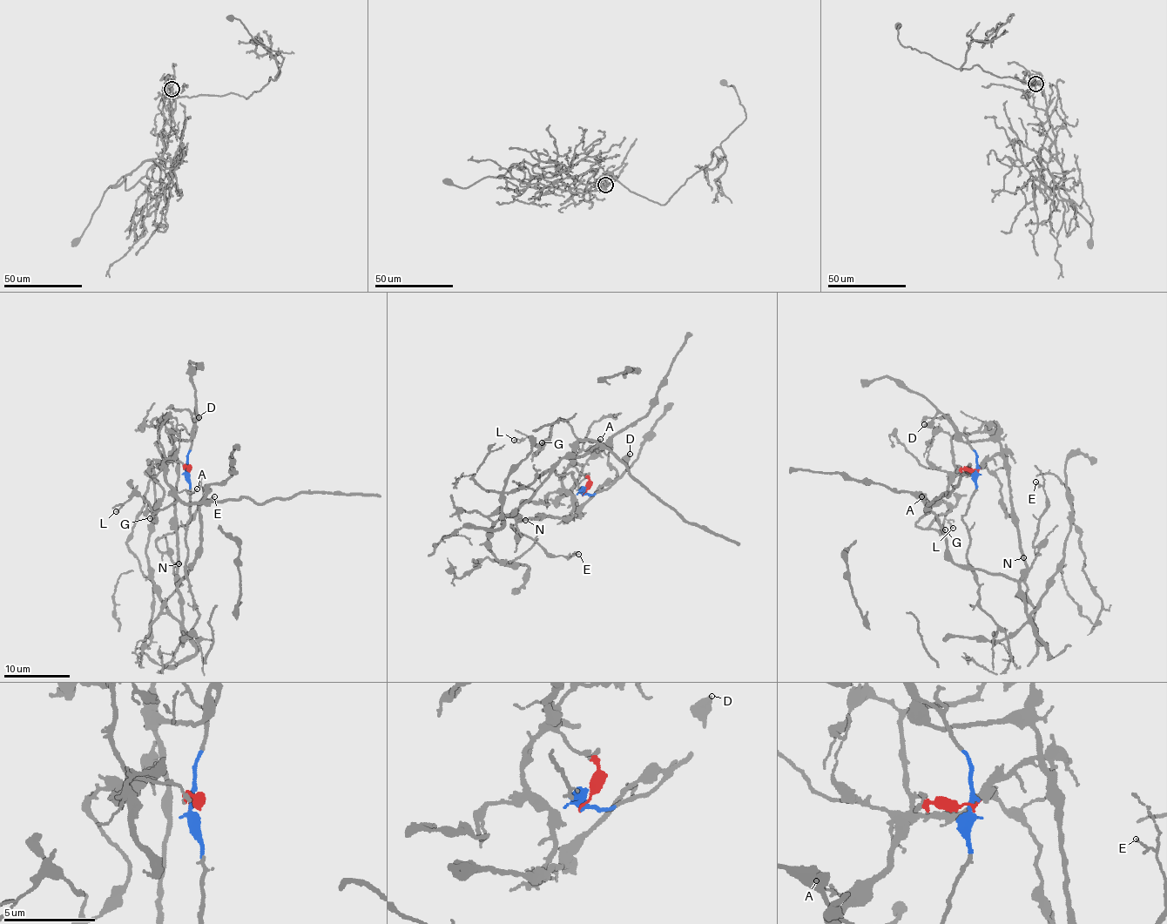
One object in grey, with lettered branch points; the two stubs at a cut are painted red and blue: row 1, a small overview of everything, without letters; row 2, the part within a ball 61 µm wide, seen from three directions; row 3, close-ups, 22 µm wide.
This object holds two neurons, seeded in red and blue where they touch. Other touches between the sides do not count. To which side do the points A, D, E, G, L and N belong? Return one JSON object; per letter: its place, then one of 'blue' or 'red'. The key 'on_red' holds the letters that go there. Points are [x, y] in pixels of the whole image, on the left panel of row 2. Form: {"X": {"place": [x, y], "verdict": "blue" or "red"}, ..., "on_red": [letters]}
{"A": {"place": [197, 488], "verdict": "red"}, "D": {"place": [198, 417], "verdict": "blue"}, "E": {"place": [214, 496], "verdict": "blue"}, "G": {"place": [150, 518], "verdict": "red"}, "L": {"place": [116, 511], "verdict": "red"}, "N": {"place": [178, 563], "verdict": "blue"}, "on_red": ["A", "G", "L"]}

